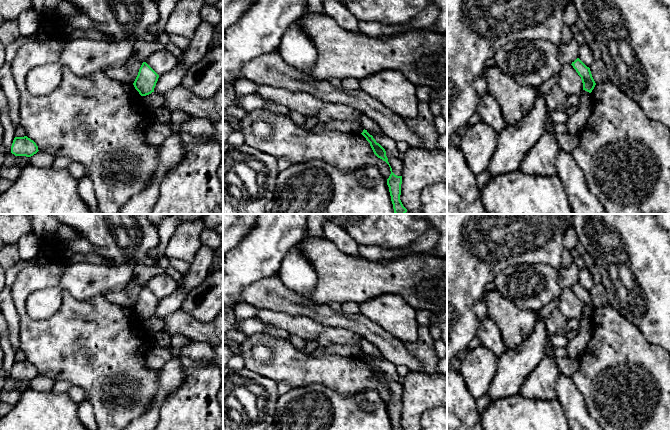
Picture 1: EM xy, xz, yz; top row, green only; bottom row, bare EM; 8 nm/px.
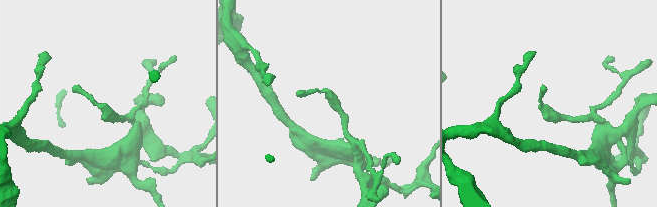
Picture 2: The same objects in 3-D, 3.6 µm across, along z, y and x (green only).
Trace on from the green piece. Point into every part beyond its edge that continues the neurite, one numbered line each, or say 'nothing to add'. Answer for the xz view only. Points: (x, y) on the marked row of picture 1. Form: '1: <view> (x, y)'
nothing to add

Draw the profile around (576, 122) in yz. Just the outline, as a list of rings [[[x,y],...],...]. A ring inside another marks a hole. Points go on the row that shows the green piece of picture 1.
[[[583,90],[580,93],[580,102],[578,104],[577,111],[569,117],[566,125],[569,134],[579,135],[582,129],[585,127],[586,122],[591,113],[591,93]]]

